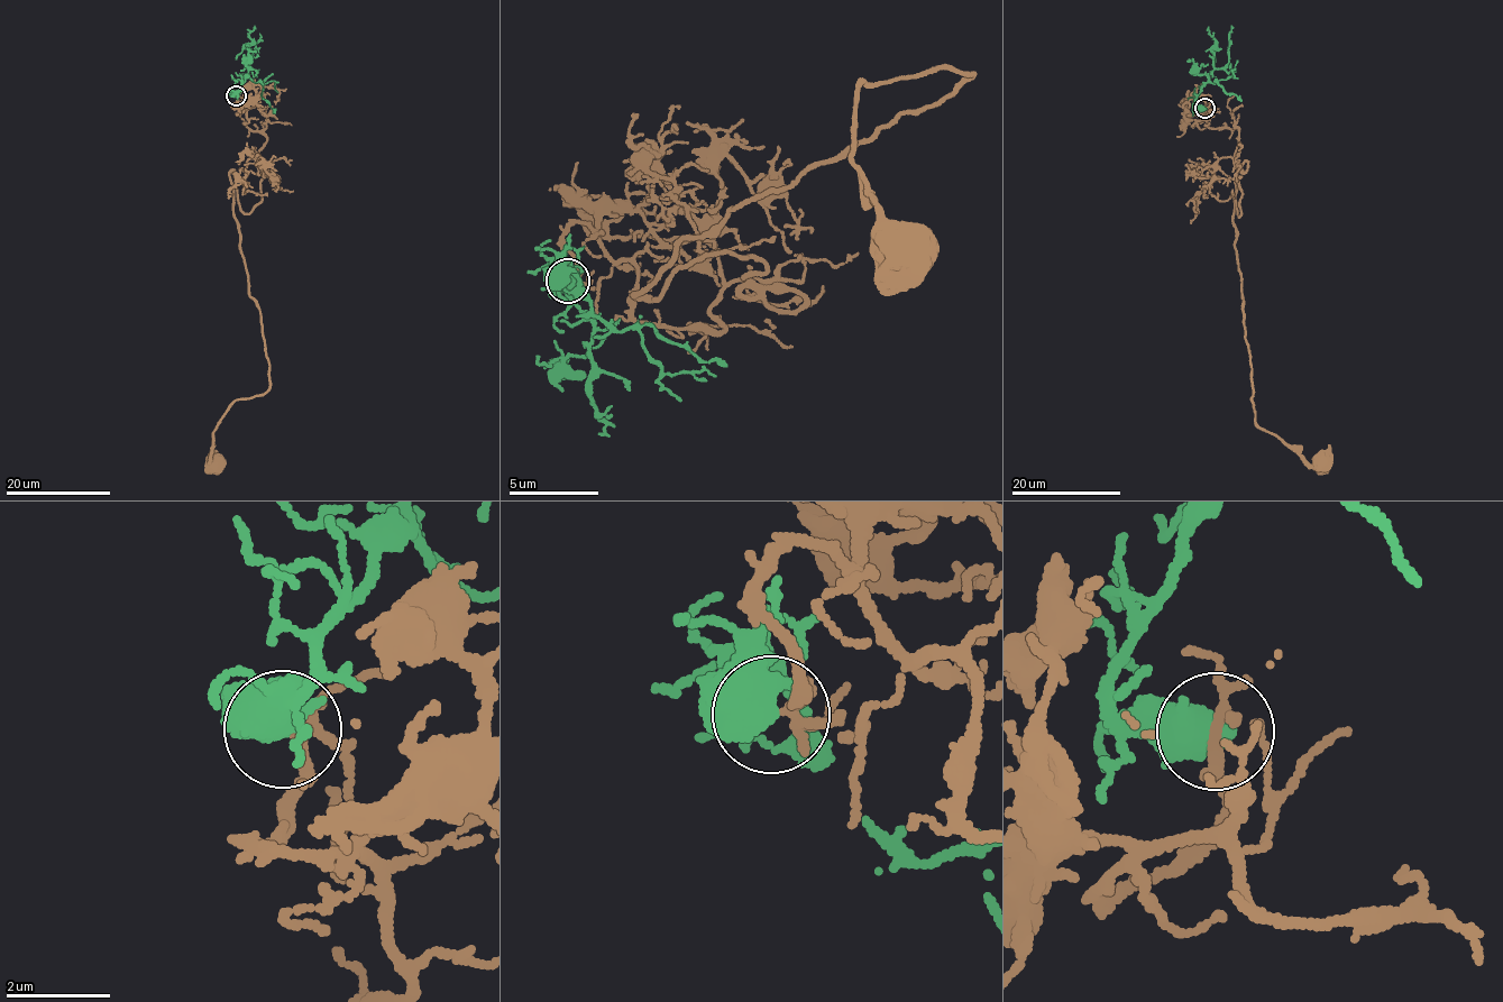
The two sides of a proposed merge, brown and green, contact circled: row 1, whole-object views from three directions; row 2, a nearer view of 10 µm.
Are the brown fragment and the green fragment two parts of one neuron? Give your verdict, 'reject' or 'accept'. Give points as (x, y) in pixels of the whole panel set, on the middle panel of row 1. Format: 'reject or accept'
accept

